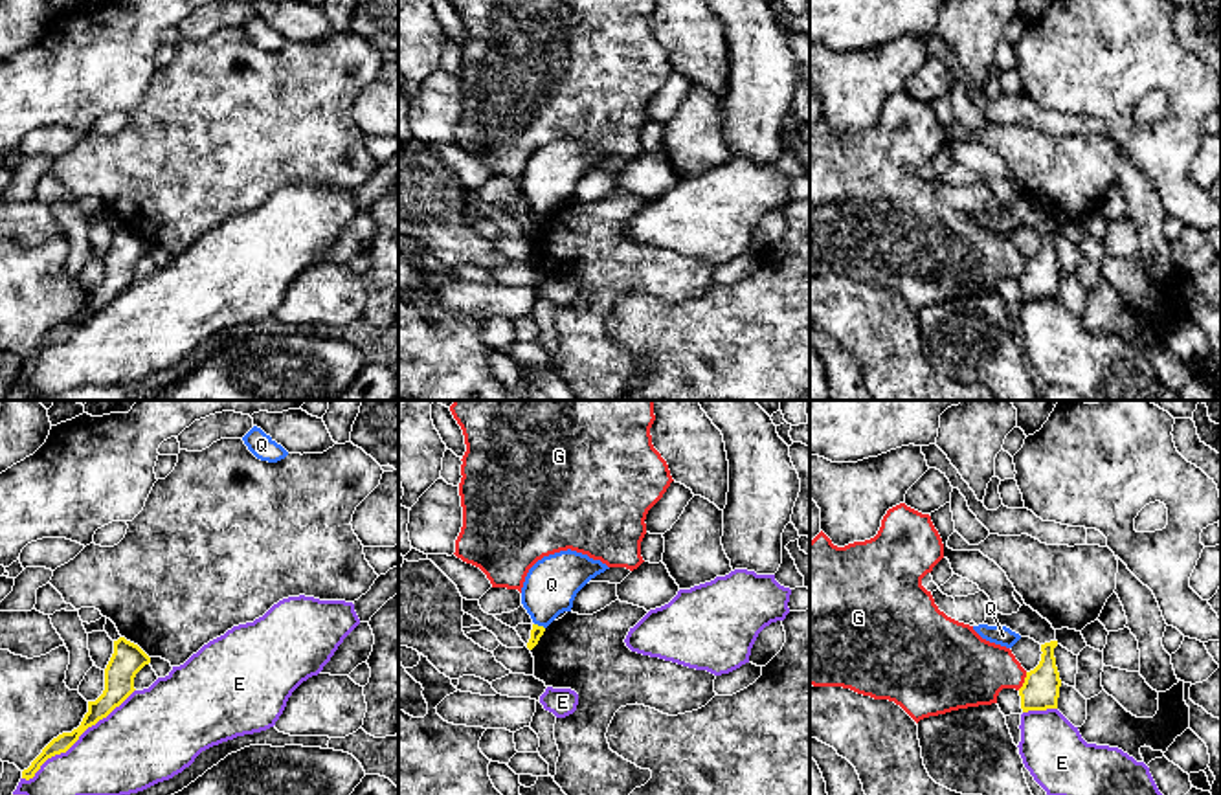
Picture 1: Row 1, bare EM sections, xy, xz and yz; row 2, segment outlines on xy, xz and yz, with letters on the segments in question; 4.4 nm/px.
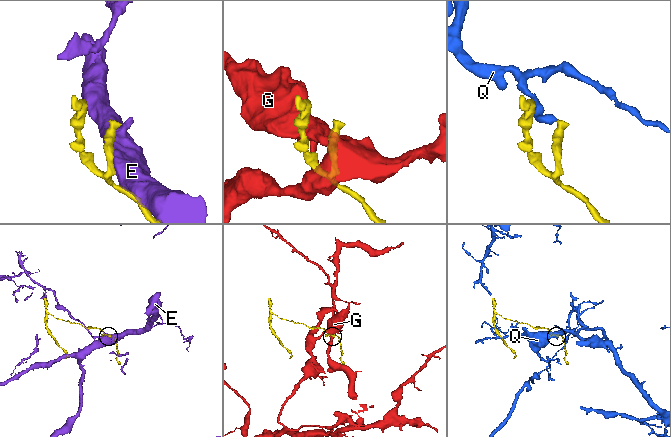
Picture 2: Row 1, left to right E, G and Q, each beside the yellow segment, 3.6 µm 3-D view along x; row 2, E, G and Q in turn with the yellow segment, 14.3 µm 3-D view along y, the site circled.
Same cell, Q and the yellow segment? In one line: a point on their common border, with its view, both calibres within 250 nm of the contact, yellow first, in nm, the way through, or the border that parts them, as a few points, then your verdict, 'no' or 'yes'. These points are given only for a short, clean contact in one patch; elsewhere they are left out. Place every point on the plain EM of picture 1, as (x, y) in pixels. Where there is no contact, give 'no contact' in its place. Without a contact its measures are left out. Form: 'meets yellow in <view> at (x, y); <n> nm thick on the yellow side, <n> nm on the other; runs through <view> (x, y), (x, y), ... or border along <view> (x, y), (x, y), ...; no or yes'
meets yellow in xz at (540, 215); 60 nm thick on the yellow side, 240 nm on the other; border along xz (535, 212), (544, 217); no

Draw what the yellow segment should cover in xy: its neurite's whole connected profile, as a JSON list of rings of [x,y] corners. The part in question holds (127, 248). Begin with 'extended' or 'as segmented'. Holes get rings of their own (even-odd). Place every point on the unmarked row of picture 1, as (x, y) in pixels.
as segmented; [[[125,226],[114,230],[114,242],[105,257],[103,283],[95,290],[88,290],[88,301],[77,318],[59,323],[42,338],[31,354],[22,360],[22,367],[33,367],[48,347],[66,342],[88,316],[119,296],[136,279],[134,266],[149,252],[151,246],[138,233]]]

